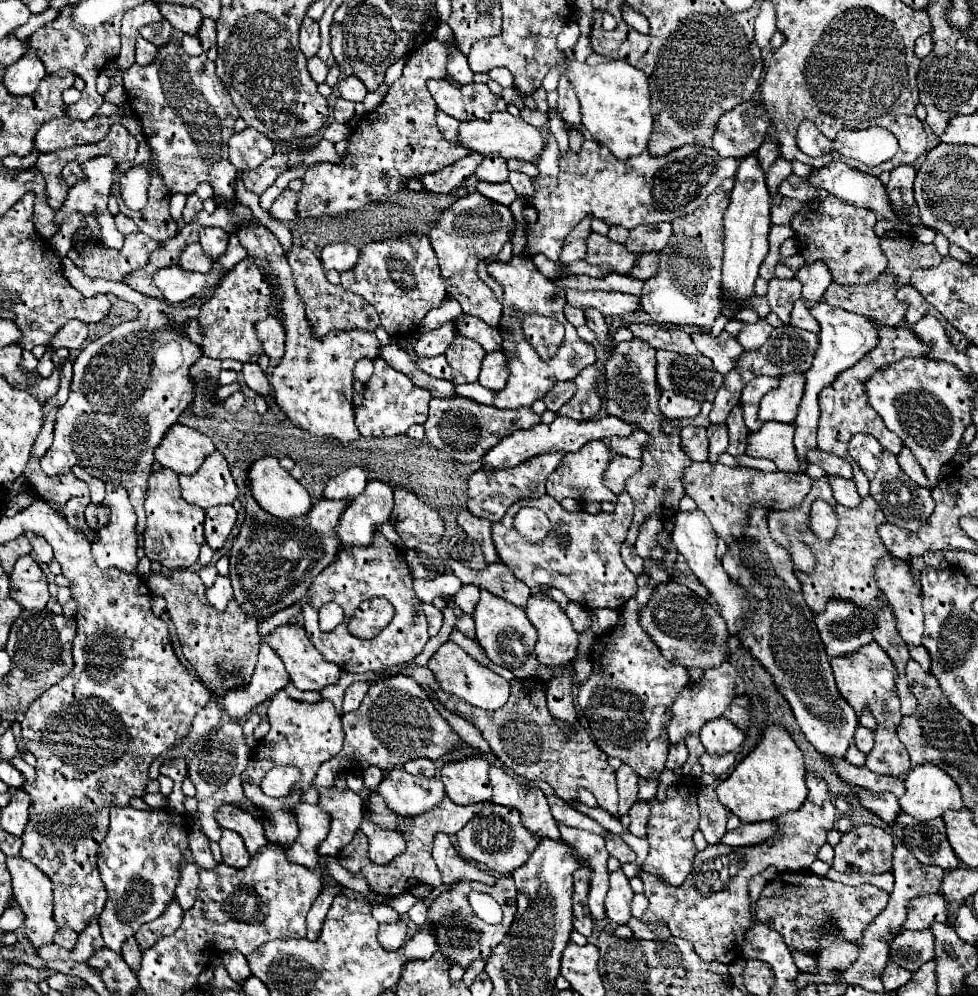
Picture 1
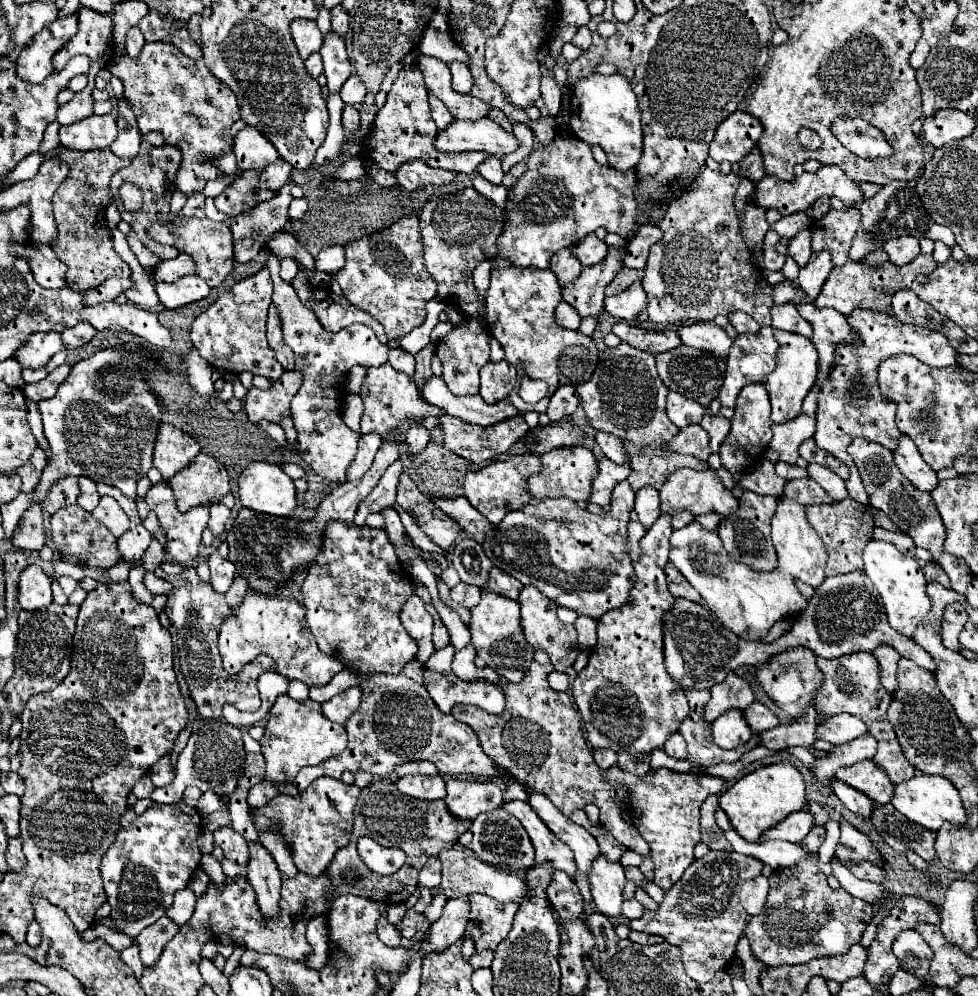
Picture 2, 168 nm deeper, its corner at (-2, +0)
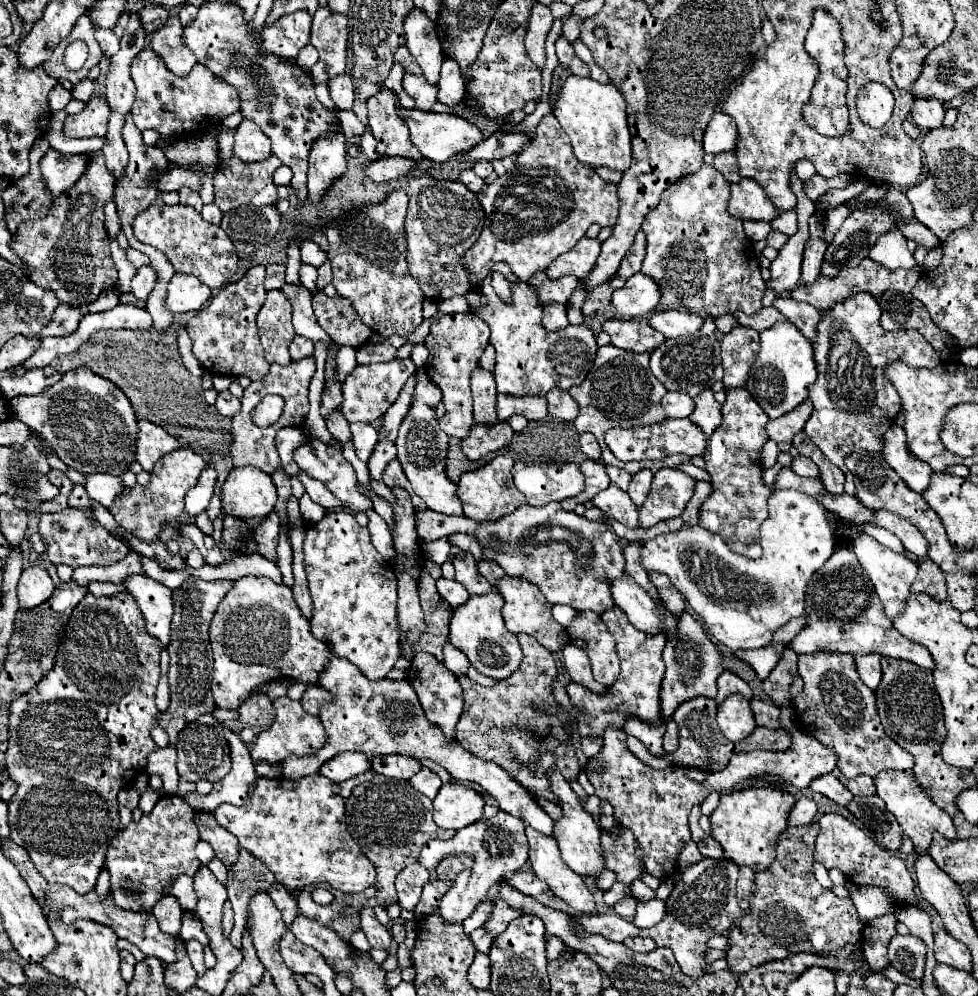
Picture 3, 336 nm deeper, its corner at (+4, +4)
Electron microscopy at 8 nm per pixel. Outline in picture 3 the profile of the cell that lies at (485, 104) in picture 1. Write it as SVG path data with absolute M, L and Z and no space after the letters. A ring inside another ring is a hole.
M414 7L410 15L404 19L404 33L406 33L406 47L410 49L416 63L422 67L424 77L428 79L428 83L436 83L440 71L440 59L444 59L436 35L436 25L428 17L424 17L418 7Z

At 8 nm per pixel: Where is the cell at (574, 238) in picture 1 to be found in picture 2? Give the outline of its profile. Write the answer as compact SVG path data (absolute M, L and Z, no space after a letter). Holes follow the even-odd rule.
M564 247L558 255L552 255L552 259L550 259L550 271L554 271L560 285L574 281L582 269L578 259L574 259L572 249L574 247Z

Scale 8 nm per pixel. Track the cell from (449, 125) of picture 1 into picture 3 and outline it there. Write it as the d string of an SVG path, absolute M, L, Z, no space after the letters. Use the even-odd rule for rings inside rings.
M404 71L402 87L404 87L404 91L416 101L416 107L422 109L422 111L430 111L430 107L436 103L438 85L428 83L428 81L424 79L424 75L412 75L412 73Z

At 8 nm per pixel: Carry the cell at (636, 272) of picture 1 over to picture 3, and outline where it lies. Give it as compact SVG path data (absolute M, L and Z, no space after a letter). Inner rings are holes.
M614 277L610 283L602 283L602 285L594 287L594 289L588 293L588 297L586 297L584 305L582 305L584 317L594 315L594 313L598 311L598 307L602 307L602 305L608 305L610 299L612 299L612 293L614 293L616 289L620 289L622 285L624 285L624 281L618 279L618 277Z

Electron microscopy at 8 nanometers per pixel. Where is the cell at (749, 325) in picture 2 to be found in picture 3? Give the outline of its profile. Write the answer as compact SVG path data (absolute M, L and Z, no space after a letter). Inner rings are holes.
M722 315L722 317L716 317L716 327L722 331L722 333L730 333L734 327L738 327L736 319L732 315Z

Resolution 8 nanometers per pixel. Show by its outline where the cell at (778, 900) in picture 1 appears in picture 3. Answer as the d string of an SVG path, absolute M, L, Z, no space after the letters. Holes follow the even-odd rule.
M816 821L804 827L788 827L776 845L776 861L768 871L754 875L750 909L740 919L738 927L728 931L730 945L726 949L726 963L734 975L758 967L760 963L784 959L792 953L830 955L860 941L862 921L858 919L852 899L836 897L832 891L824 889L812 873L816 835Z

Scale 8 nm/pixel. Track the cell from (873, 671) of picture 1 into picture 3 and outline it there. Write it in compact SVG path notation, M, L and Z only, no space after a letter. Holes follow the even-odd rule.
M810 653L798 657L798 675L804 681L802 693L792 701L792 707L796 707L796 721L800 717L802 725L800 729L808 735L814 735L824 743L830 751L838 757L838 769L844 777L858 777L858 775L870 775L876 777L884 769L900 769L900 771L912 771L914 759L908 751L904 751L900 745L896 745L882 729L878 711L876 711L876 697L874 691L868 689L856 673L854 657L848 653Z

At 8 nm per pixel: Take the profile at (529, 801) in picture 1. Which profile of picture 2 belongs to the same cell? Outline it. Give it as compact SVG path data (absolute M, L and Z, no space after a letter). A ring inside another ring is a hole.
M514 799L514 801L508 801L508 803L502 803L502 809L504 811L508 811L510 815L514 815L514 817L518 817L520 819L520 823L524 825L524 829L528 831L528 835L530 835L530 839L532 839L532 845L534 845L534 849L536 849L536 863L544 863L544 861L552 861L552 865L556 867L556 869L562 869L562 871L566 871L568 875L572 875L572 879L574 879L574 873L576 873L576 863L574 863L574 855L572 855L572 851L570 851L570 847L566 847L566 843L562 843L540 819L538 819L538 815L534 815L534 809L526 803L526 801L518 801L518 799Z

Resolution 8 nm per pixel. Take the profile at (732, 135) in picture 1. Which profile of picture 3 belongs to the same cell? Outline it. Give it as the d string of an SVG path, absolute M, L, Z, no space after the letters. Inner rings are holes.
M716 113L704 131L704 151L718 155L724 151L734 151L738 139L736 123L726 113Z

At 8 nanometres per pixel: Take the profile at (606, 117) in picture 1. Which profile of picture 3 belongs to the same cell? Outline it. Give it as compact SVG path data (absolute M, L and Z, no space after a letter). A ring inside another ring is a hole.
M572 75L564 81L552 113L562 129L568 133L574 155L580 163L590 169L608 167L616 171L626 171L630 167L632 145L626 123L626 101L614 85L600 85L594 79Z

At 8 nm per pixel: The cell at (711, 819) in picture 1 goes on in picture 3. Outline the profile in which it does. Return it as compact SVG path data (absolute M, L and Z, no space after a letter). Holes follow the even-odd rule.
M694 807L688 815L690 819L690 833L692 833L692 841L698 845L702 857L710 857L710 859L722 859L722 849L720 845L700 829L698 819L700 819L700 807Z

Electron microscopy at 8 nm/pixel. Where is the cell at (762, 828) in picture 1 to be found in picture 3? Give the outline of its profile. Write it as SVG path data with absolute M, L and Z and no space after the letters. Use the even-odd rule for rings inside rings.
M798 799L794 809L790 811L788 817L788 825L790 827L800 827L800 825L808 825L814 821L816 815L816 803L812 799Z

